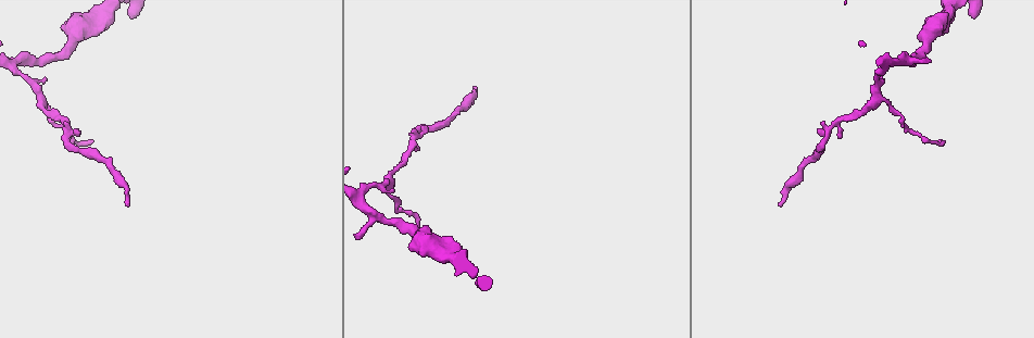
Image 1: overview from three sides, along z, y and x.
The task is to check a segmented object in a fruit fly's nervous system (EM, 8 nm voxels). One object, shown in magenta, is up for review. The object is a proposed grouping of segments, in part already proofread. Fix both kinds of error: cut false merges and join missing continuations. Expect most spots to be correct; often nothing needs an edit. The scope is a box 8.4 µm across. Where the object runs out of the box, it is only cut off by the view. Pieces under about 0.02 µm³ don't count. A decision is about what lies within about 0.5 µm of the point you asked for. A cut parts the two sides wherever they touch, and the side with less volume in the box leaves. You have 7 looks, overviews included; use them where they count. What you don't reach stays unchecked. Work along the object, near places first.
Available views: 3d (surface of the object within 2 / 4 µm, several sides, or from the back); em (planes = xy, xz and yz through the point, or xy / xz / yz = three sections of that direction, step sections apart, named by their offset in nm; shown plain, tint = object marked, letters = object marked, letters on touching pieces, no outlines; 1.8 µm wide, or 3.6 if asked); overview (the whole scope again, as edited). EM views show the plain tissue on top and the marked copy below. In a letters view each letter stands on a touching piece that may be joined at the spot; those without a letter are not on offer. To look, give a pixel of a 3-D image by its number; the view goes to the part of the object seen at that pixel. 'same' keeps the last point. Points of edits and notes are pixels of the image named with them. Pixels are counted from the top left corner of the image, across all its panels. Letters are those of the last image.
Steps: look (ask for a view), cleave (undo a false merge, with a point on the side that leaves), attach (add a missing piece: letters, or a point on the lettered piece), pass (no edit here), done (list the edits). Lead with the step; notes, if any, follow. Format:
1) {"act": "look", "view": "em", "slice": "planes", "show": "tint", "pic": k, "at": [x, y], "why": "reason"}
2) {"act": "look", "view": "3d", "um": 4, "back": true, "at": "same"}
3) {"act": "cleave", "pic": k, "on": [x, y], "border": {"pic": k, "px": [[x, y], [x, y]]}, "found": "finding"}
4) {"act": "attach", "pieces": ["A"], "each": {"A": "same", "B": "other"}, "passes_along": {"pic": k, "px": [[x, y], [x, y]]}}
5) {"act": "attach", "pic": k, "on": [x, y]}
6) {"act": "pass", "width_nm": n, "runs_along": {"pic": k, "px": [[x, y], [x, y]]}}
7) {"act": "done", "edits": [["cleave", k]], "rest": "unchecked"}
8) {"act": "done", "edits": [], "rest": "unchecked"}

{"act": "look", "view": "3d", "um": 4, "pic": 1, "at": [473, 86], "why": "end of a long branch"}

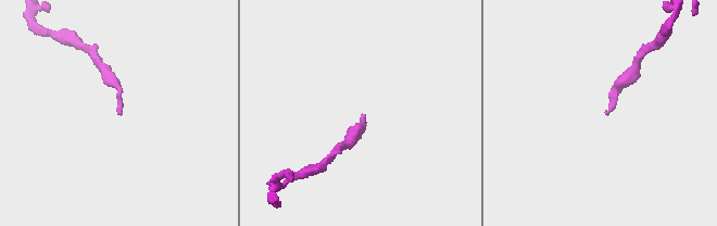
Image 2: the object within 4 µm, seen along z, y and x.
{"act": "look", "view": "em", "slice": "planes", "show": "letters", "pic": 2, "at": [604, 112], "why": "now the EM"}

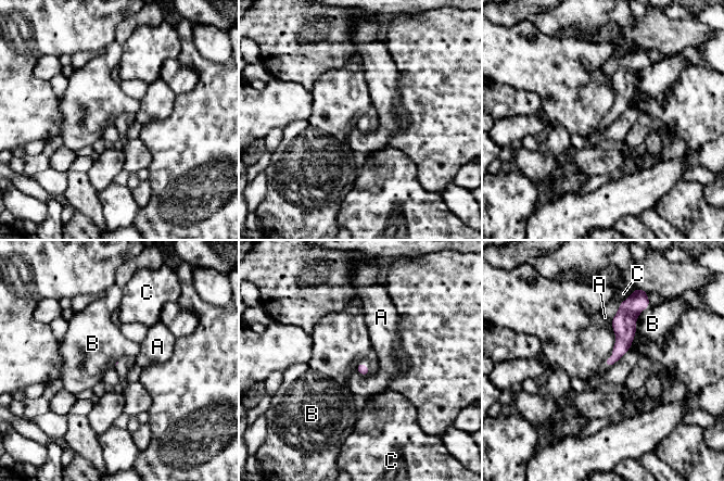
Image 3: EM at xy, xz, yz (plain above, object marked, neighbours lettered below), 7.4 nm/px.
{"act": "pass", "longest_contact_nm": ["B", 220], "each": {"A": "other", "B": "other", "C": "other"}, "runs_along": {"pic": 3, "px": [[637, 306], [608, 363]]}, "found": "none of them fits"}

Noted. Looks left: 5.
{"act": "look", "view": "em", "slice": "planes", "show": "tint", "pic": 1, "at": [894, 61], "why": "abrupt turn"}

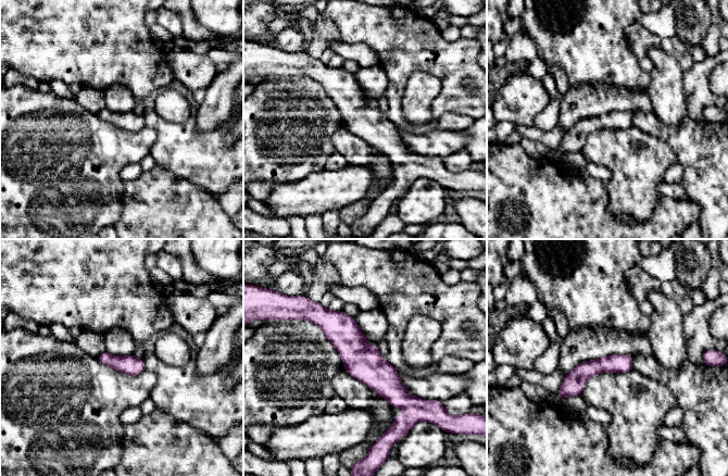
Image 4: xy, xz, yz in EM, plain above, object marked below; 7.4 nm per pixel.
{"act": "look", "view": "em", "slice": "planes", "show": "letters", "at": "same"}

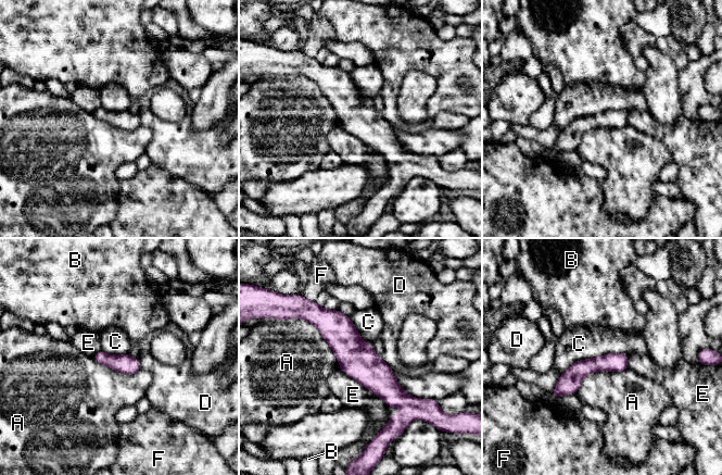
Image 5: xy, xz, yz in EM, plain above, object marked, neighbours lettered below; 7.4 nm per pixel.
{"act": "pass", "width_nm": 140, "longest_contact_nm": ["C", 550], "each": {"A": "other", "B": "other", "C": "other", "D": "other", "E": "other", "F": "other"}, "found": "all the same neuron"}

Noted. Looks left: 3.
{"act": "look", "view": "3d", "um": 2, "pic": 1, "at": [449, 238], "why": "branch stops here"}

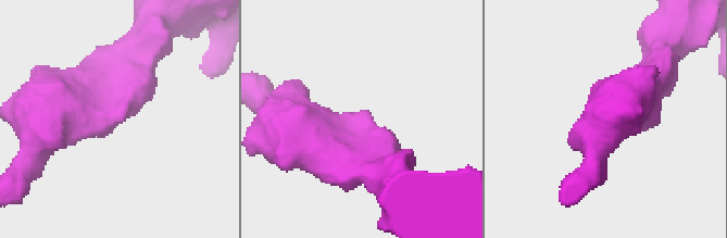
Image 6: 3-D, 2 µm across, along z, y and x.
{"act": "look", "view": "em", "slice": "xz", "step": 16, "show": "letters", "pic": 6, "at": [125, 112], "why": "shape alone is not enough"}

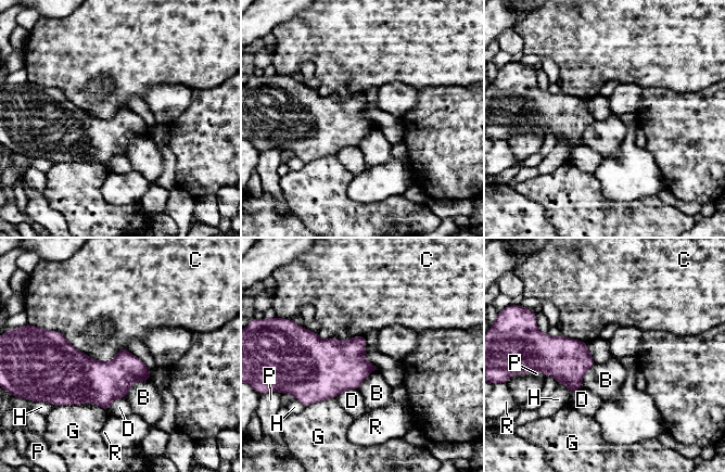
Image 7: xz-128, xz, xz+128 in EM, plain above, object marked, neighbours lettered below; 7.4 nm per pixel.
{"act": "look", "view": "em", "slice": "yz", "step": 16, "show": "letters", "at": "same", "why": "cut it another way"}

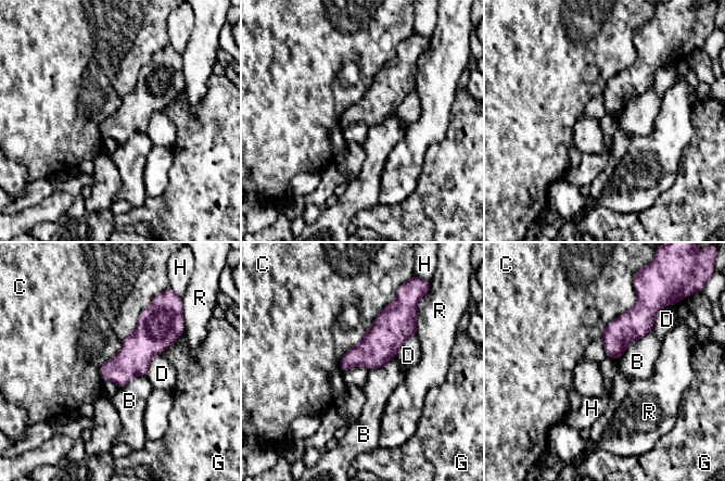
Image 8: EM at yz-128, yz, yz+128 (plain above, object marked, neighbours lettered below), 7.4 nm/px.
{"act": "pass", "each": {"B": "other", "C": "other", "D": "other", "G": "other", "H": "other", "R": "other"}, "border": {"pic": 8, "px": [[652, 328], [634, 340], [620, 356]]}, "found": "no lettered piece goes on from it"}

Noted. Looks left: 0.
{"act": "done", "edits": [], "rest": "unchecked"}

